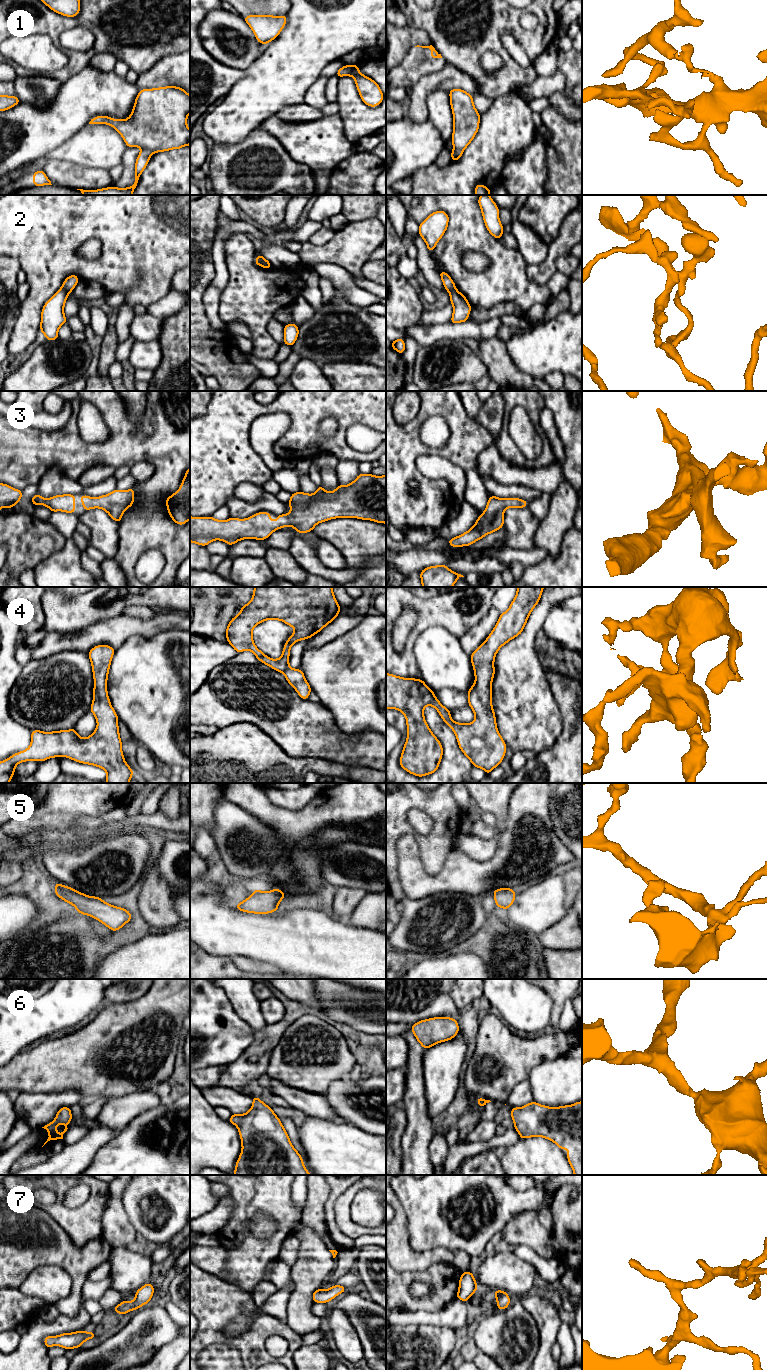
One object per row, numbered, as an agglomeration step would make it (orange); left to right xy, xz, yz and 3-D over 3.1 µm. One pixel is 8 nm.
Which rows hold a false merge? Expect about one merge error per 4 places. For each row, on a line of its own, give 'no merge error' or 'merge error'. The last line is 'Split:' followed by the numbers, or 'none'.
1: no merge error
2: merge error
3: no merge error
4: no merge error
5: no merge error
6: no merge error
7: no merge error
Split: 2

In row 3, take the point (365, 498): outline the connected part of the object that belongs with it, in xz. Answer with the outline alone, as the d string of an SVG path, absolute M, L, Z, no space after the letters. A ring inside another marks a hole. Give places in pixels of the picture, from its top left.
M360 473L357 478L342 486L338 484L332 491L326 491L322 485L318 486L314 494L296 492L291 494L288 501L291 508L288 514L276 516L276 522L271 521L271 514L258 512L246 519L229 518L220 521L210 517L190 516L190 542L207 546L214 540L221 540L229 546L243 539L266 540L274 531L292 526L299 534L313 531L320 522L326 522L335 518L358 518L386 524L386 475L374 476Z

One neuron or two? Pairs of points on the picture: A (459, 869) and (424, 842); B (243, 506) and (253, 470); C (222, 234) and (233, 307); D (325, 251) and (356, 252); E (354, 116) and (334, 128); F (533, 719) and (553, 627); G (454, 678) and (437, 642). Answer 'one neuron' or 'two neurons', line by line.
A: two neurons
B: two neurons
C: two neurons
D: one neuron
E: two neurons
F: two neurons
G: one neuron

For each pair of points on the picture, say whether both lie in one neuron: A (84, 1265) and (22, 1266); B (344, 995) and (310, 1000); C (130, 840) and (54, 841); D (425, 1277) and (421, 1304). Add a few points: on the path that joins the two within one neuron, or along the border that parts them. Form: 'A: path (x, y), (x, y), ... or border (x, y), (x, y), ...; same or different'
A: path (69, 1257), (37, 1257); same
B: border (315, 989), (322, 1011); different
C: border (120, 831), (114, 836), (94, 841), (78, 849); different
D: path (434, 1283), (436, 1285), (436, 1294), (430, 1300); same

